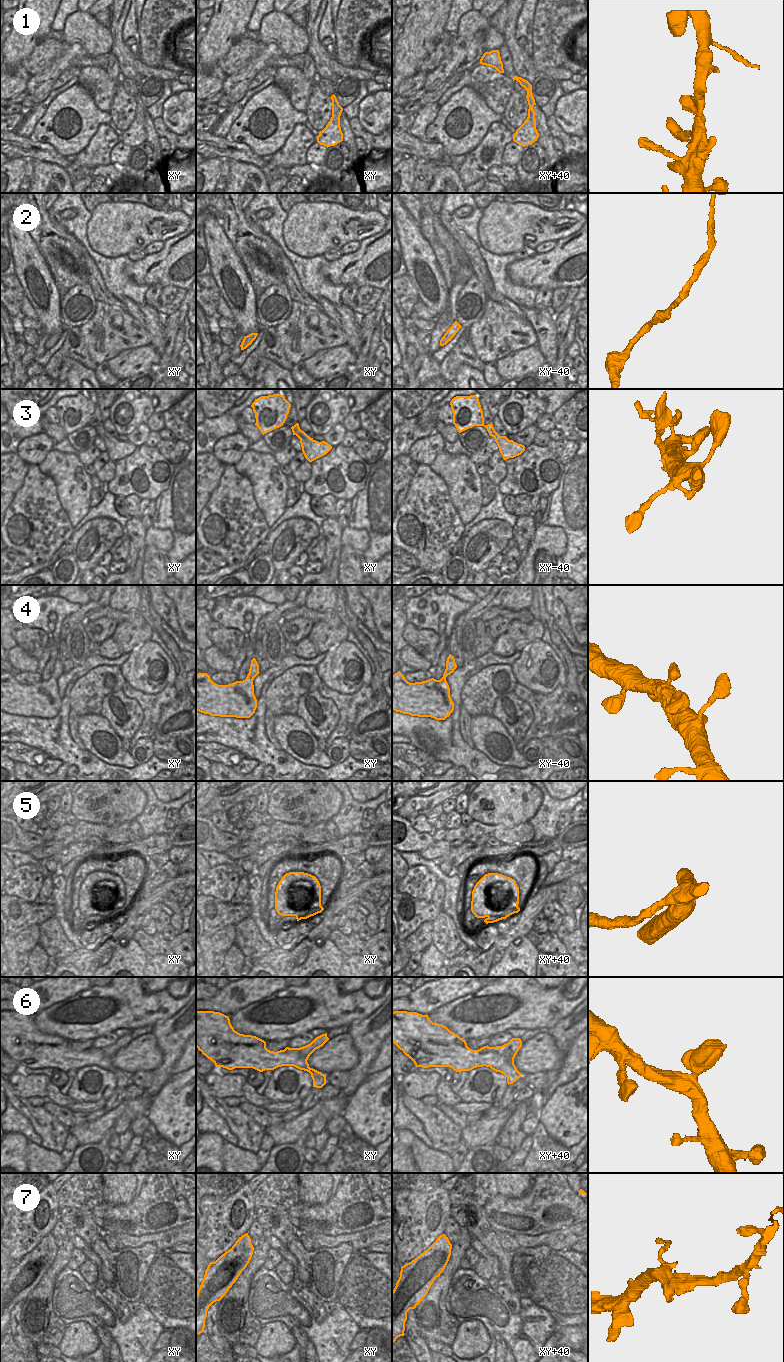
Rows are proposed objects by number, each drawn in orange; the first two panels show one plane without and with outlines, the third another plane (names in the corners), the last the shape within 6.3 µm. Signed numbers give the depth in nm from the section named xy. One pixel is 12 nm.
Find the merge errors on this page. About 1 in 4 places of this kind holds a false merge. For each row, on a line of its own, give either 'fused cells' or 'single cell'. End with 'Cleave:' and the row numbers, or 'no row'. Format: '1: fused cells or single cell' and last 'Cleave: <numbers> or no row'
1: single cell
2: single cell
3: single cell
4: single cell
5: single cell
6: single cell
7: fused cells
Cleave: 7

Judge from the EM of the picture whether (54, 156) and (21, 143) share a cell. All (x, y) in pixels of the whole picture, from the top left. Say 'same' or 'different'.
same

